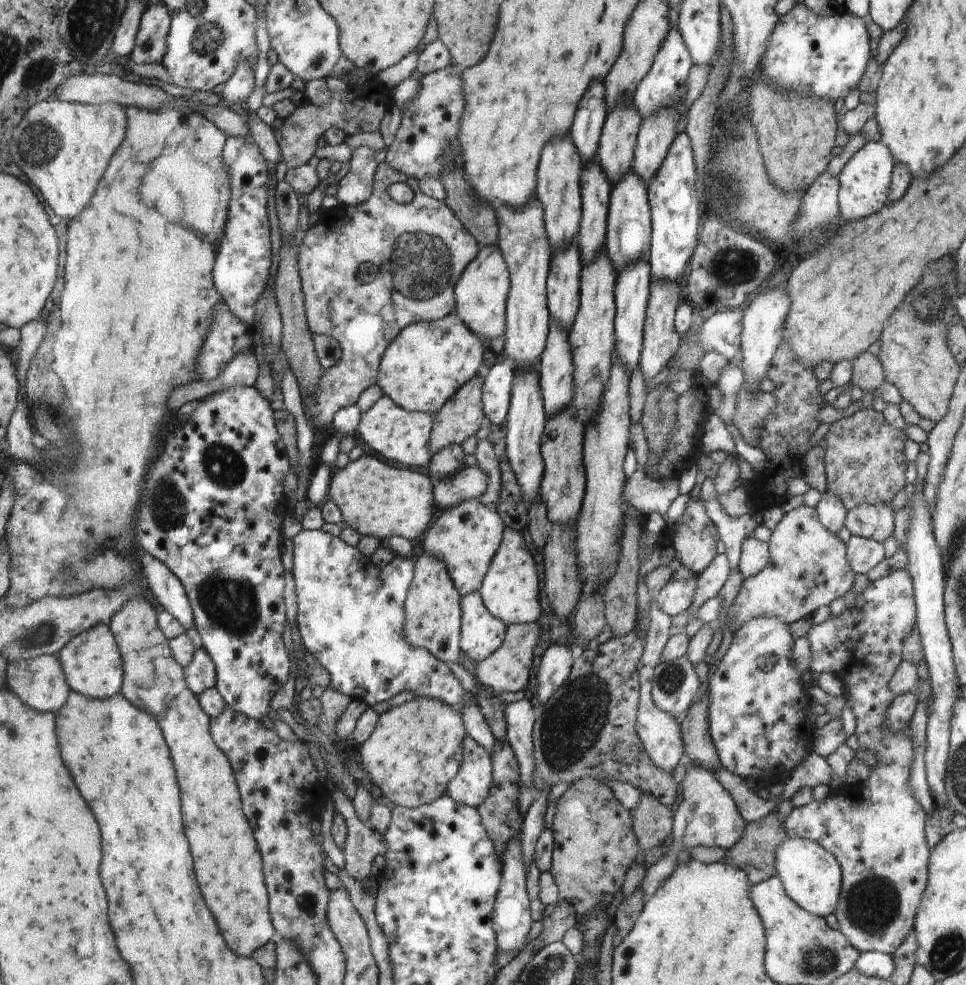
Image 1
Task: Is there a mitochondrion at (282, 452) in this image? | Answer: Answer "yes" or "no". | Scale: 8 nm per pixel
no

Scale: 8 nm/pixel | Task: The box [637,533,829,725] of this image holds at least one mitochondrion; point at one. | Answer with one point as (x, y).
(670, 677)

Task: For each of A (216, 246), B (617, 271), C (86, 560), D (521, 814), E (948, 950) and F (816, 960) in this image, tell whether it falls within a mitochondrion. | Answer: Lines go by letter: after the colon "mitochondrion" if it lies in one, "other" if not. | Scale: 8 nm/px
A: other
B: other
C: other
D: other
E: mitochondrion
F: mitochondrion

